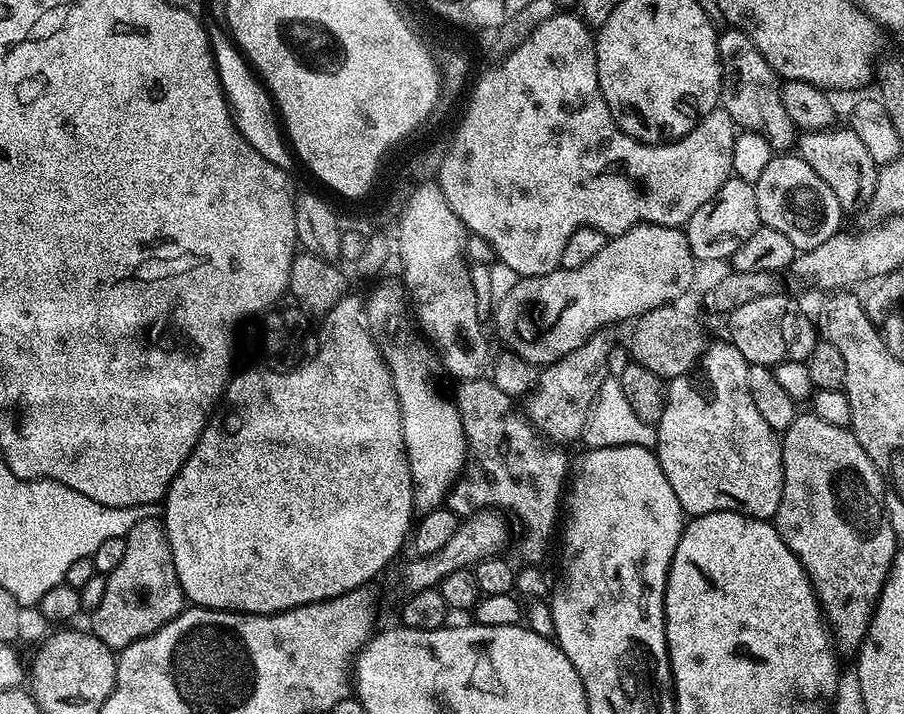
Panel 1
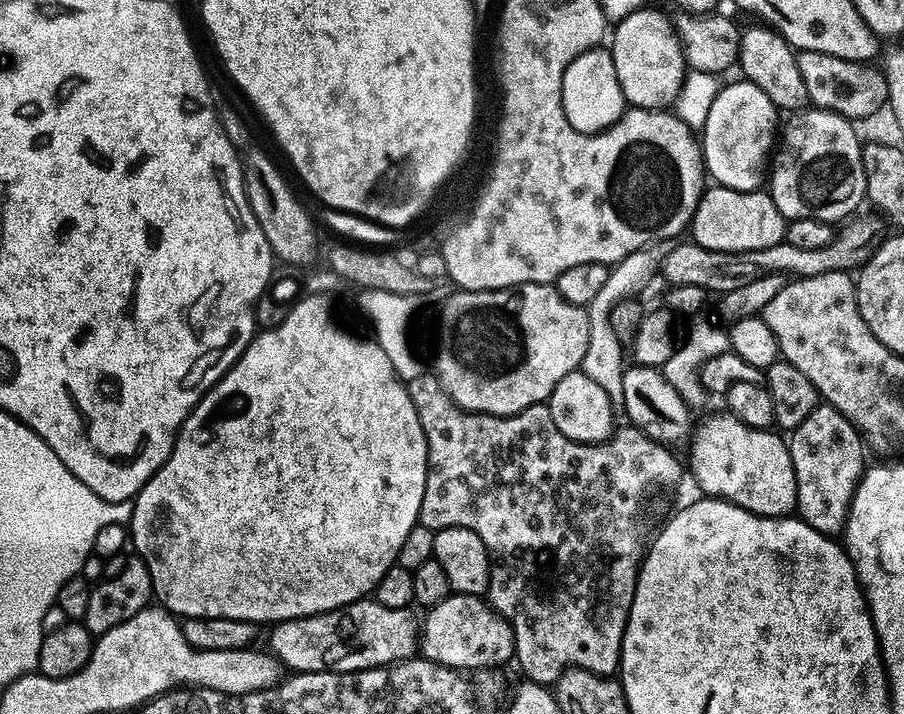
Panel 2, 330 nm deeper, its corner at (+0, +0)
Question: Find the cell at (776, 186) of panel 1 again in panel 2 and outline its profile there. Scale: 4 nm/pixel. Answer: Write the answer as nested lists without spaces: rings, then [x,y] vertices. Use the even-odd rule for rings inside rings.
[[[818,107],[801,110],[789,120],[792,121],[785,128],[783,125],[782,139],[779,141],[778,151],[770,164],[770,184],[772,180],[770,195],[774,206],[778,206],[785,221],[798,218],[814,218],[829,222],[847,221],[855,213],[852,211],[860,203],[865,203],[868,191],[864,177],[862,140],[856,137],[856,132],[852,129],[853,121],[836,112],[825,111]]]

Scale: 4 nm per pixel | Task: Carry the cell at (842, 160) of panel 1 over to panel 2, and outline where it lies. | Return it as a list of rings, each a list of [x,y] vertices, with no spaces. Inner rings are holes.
[[[768,26],[762,28],[744,28],[740,38],[740,58],[738,68],[743,79],[758,86],[770,102],[774,102],[777,110],[788,111],[788,114],[795,114],[809,107],[810,101],[806,90],[806,84],[803,82],[803,76],[799,73],[799,67],[796,64],[797,53],[792,45],[786,43],[779,32]]]

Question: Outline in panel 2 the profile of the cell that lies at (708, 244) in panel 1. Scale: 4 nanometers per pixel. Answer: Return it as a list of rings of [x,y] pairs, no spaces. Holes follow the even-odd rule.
[[[708,186],[700,195],[700,201],[692,215],[690,233],[692,232],[691,239],[695,243],[710,250],[749,252],[785,243],[785,227],[784,216],[778,210],[778,206],[774,206],[767,191],[743,192]]]

